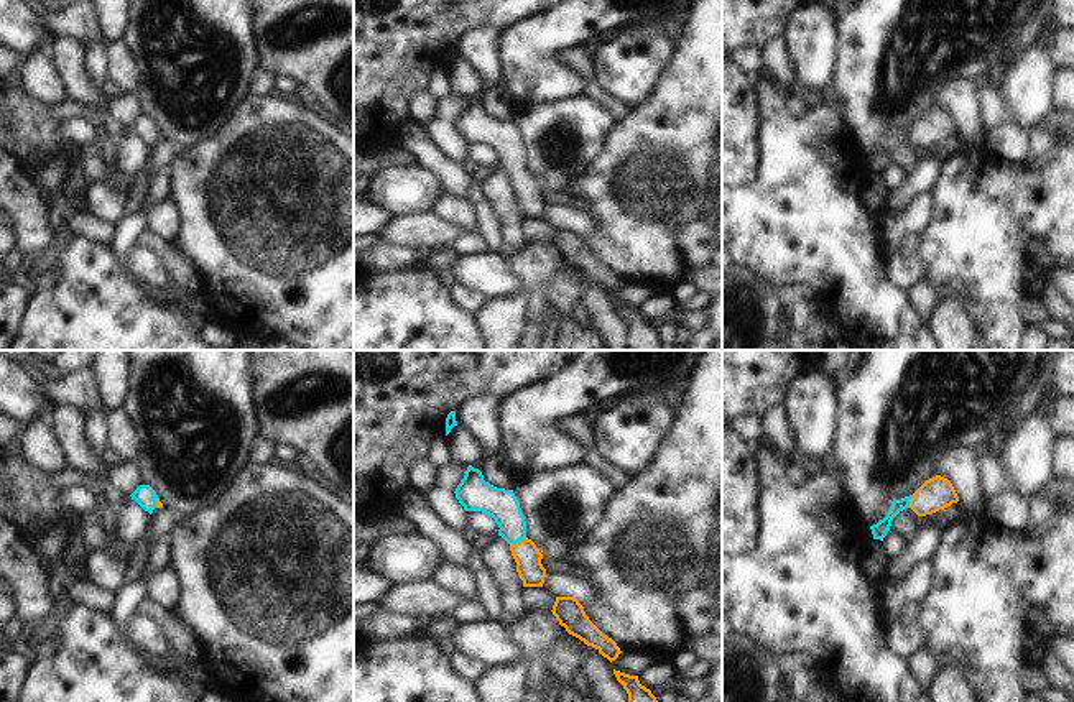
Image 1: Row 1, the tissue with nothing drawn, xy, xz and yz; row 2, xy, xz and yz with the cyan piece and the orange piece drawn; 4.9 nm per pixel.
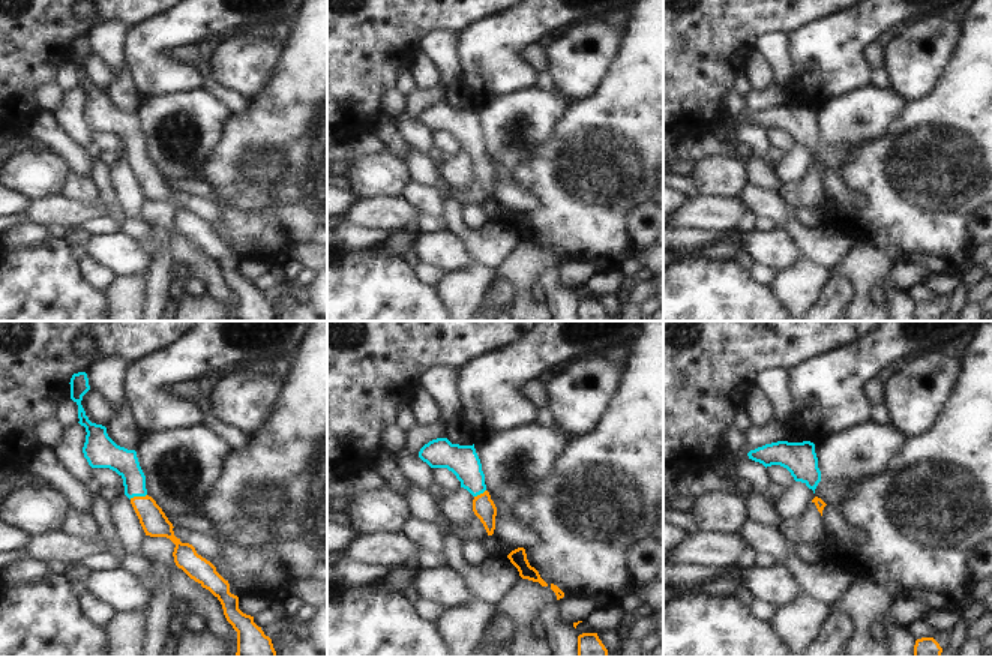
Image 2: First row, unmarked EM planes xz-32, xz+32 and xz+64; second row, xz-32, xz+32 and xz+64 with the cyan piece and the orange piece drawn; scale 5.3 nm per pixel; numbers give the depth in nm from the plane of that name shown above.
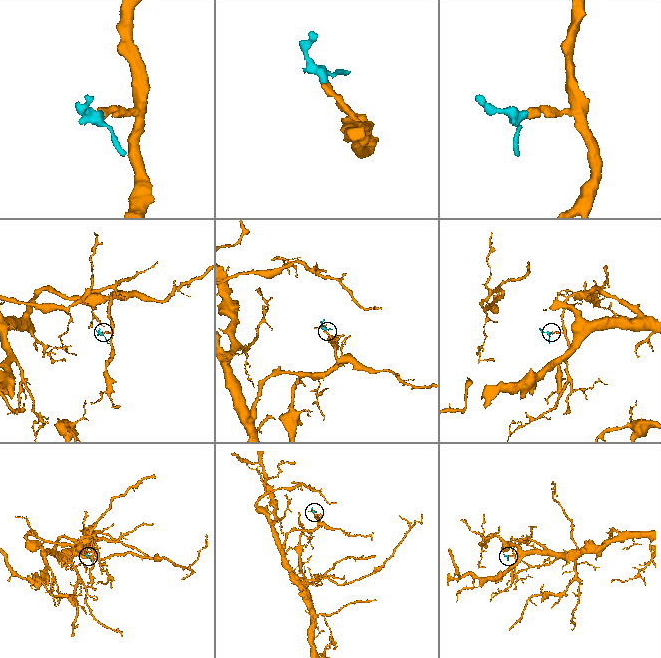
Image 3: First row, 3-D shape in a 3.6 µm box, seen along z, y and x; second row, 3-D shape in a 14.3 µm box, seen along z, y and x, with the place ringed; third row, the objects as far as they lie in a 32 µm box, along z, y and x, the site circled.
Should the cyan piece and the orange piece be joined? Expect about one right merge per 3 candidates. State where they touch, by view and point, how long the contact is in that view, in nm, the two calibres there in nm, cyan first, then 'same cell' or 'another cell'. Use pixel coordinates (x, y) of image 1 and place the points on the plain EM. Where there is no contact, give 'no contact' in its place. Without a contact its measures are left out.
xz (517, 173) | 90 nm | 160/130 nm | same cell

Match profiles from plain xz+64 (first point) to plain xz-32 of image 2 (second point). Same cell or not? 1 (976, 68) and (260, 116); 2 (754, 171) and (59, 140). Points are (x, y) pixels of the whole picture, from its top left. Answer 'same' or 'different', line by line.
1: same
2: same

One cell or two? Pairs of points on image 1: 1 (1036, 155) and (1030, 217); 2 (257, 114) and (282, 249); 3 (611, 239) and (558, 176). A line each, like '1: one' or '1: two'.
1: two
2: one
3: two

